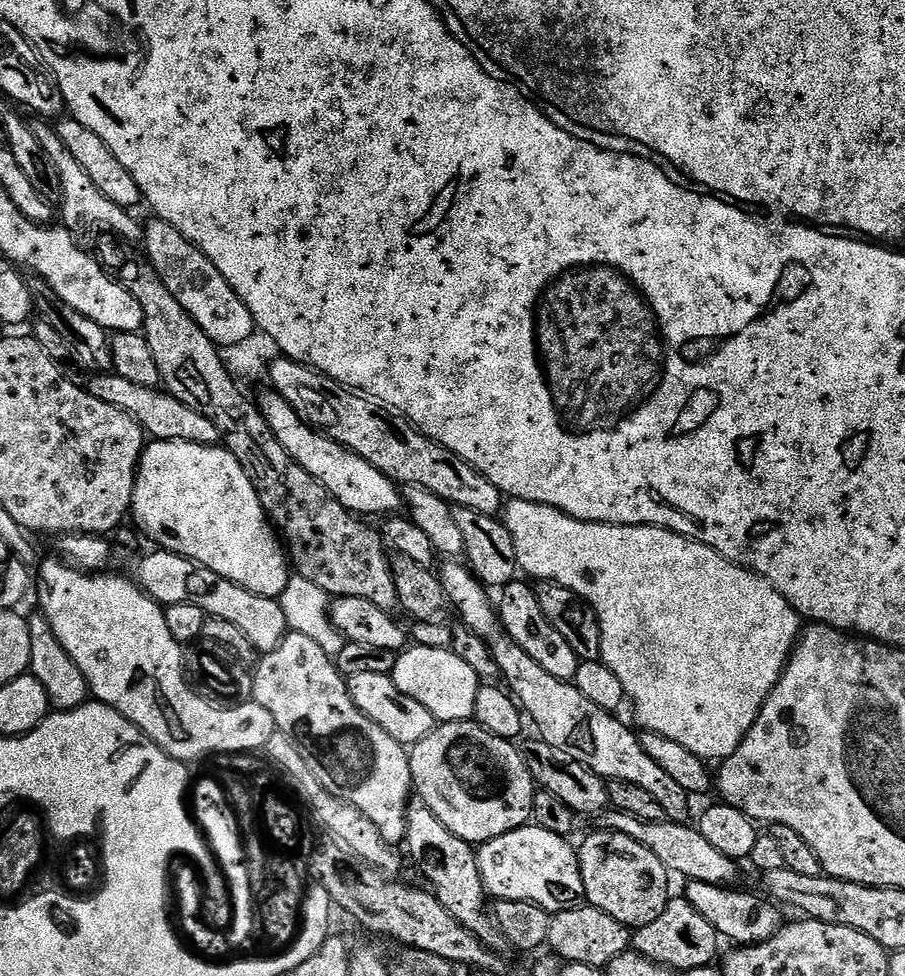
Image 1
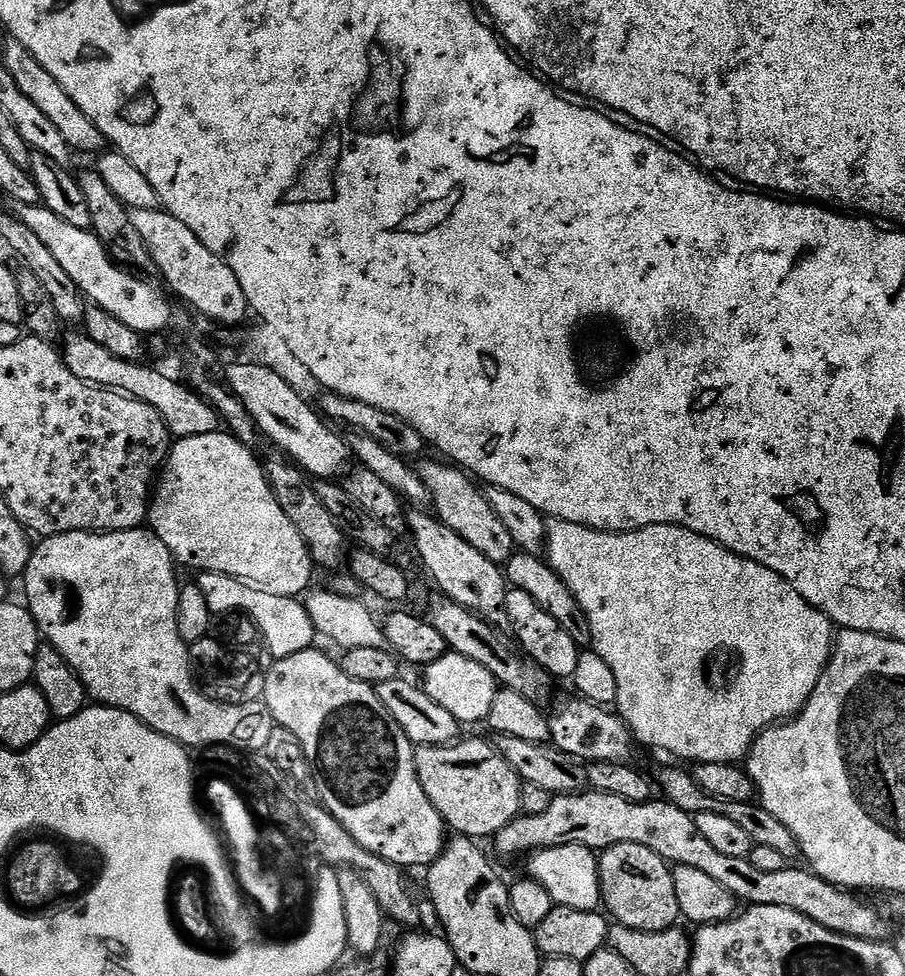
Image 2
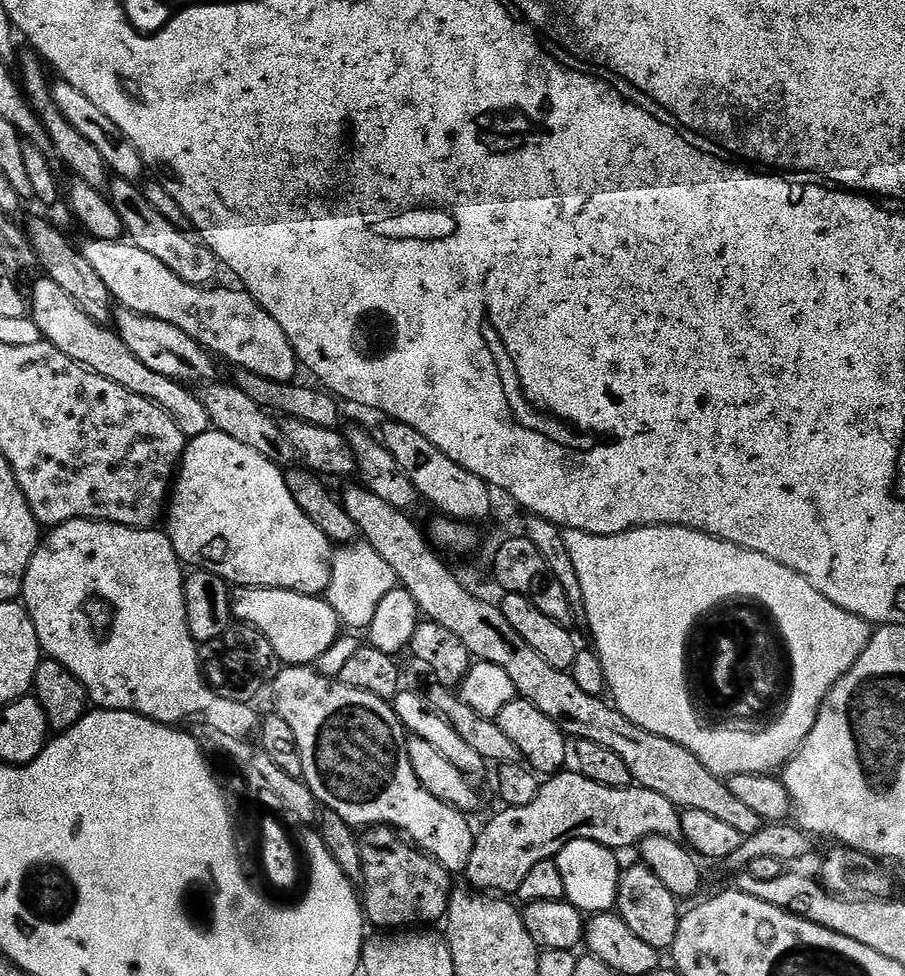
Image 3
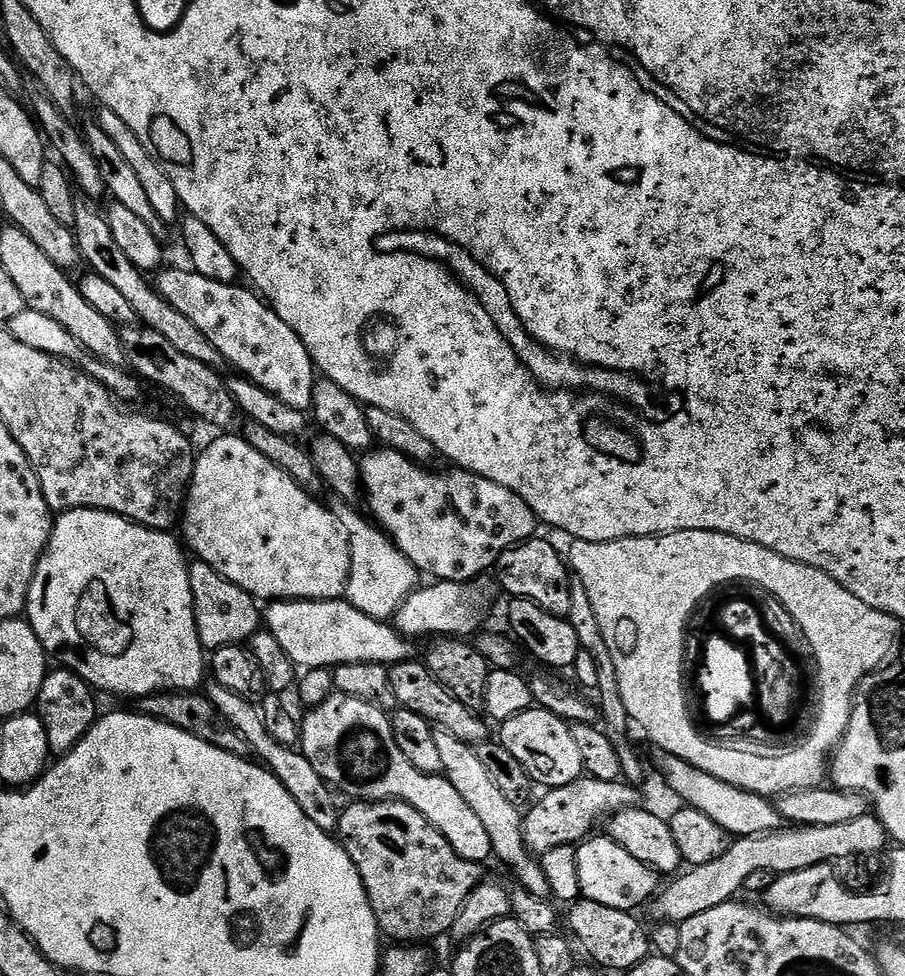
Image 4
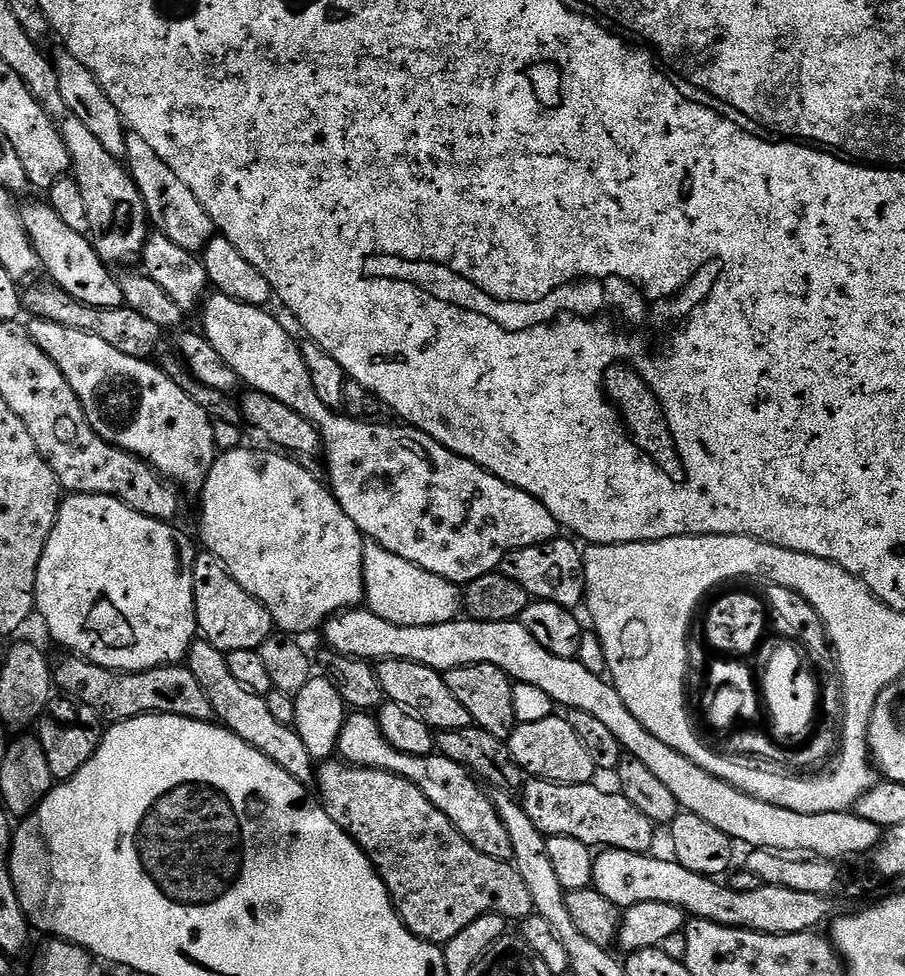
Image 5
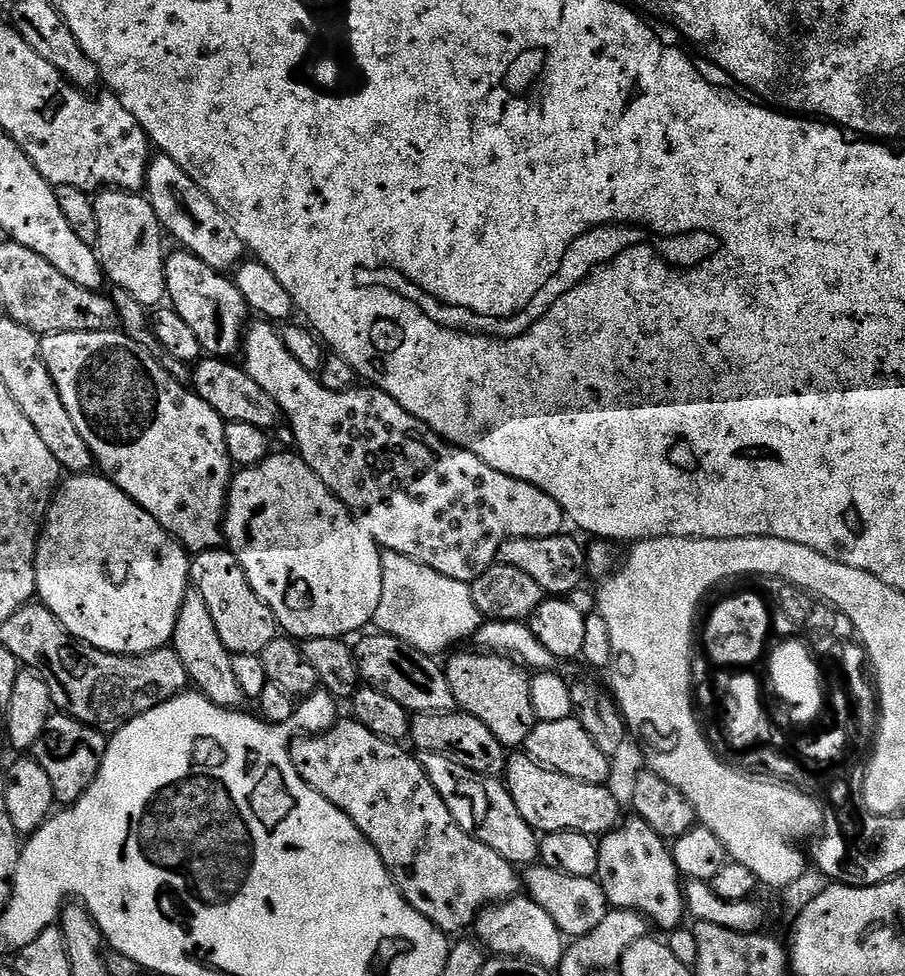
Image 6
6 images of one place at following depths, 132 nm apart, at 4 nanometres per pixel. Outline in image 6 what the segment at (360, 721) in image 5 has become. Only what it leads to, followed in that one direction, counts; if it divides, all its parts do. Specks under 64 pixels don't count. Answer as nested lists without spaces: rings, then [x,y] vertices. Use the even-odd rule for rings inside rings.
[[[420,752],[419,762],[426,770],[434,790],[446,802],[446,810],[478,842],[486,842],[490,850],[502,854],[506,862],[513,866],[531,866],[540,859],[540,841],[535,828],[532,828],[522,814],[518,814],[518,806],[514,806],[514,798],[507,787],[497,777],[483,776],[480,772],[470,770],[466,766],[458,766],[450,756],[437,752]]]

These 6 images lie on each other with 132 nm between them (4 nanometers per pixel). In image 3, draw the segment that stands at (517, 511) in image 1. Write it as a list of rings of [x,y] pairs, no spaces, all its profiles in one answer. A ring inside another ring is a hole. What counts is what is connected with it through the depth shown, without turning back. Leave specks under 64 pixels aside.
[[[663,524],[657,528],[632,528],[629,532],[613,536],[595,536],[573,528],[563,529],[563,533],[574,570],[578,570],[578,583],[582,585],[584,609],[588,615],[586,627],[592,631],[592,640],[596,643],[594,651],[608,679],[611,703],[626,714],[634,726],[642,726],[642,730],[650,730],[650,734],[678,742],[678,746],[690,750],[690,754],[694,754],[694,758],[698,758],[710,774],[721,778],[738,774],[767,776],[783,769],[802,746],[810,730],[814,730],[828,691],[846,675],[854,662],[858,662],[874,631],[867,620],[834,606],[826,594],[818,594],[818,590],[814,590],[802,574],[782,566],[782,562],[774,562],[774,558],[766,558],[766,554],[746,550],[693,528]],[[729,602],[755,602],[770,620],[772,615],[775,631],[782,640],[784,635],[790,676],[792,672],[792,689],[788,692],[784,713],[773,724],[757,732],[751,732],[748,726],[715,728],[712,724],[700,724],[700,716],[692,705],[690,676],[684,673],[684,651],[687,648],[689,651],[694,629],[709,613]]]

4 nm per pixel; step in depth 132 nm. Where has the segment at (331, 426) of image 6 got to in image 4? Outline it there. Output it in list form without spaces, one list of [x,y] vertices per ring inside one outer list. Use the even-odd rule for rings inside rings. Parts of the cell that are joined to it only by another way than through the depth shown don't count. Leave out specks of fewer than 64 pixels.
[[[187,267],[166,268],[155,277],[156,291],[170,302],[170,306],[174,306],[174,310],[186,314],[186,318],[190,318],[190,322],[194,322],[194,326],[198,326],[198,330],[218,346],[225,361],[233,364],[239,375],[253,380],[262,386],[262,390],[270,390],[274,398],[282,398],[282,402],[286,402],[286,406],[294,406],[294,410],[308,412],[311,409],[312,391],[318,381],[312,359],[298,334],[278,318],[275,310],[251,287],[214,282]],[[380,446],[360,460],[362,496],[365,501],[368,499],[367,511],[371,519],[387,532],[396,548],[406,554],[421,574],[433,576],[430,578],[436,582],[466,583],[495,569],[500,555],[515,544],[533,539],[537,535],[538,521],[524,499],[506,490],[506,486],[498,486],[498,482],[490,482],[490,478],[465,472],[462,468],[452,466],[449,469],[449,472],[431,472],[431,467],[416,464],[406,458],[406,454]]]

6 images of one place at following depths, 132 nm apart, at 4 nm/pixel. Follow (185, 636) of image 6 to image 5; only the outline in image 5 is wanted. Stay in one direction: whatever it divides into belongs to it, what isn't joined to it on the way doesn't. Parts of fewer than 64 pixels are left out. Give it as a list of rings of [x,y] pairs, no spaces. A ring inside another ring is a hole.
[[[197,638],[192,642],[192,649],[188,651],[186,667],[190,674],[202,686],[202,691],[206,693],[206,698],[210,698],[212,715],[223,727],[228,728],[242,742],[254,746],[270,762],[278,762],[286,774],[290,774],[299,784],[311,785],[314,780],[314,759],[312,758],[302,738],[296,733],[293,725],[278,722],[277,718],[270,712],[269,701],[258,694],[250,694],[246,686],[241,686],[230,674],[230,666],[226,666],[225,653],[219,652],[214,646],[210,646],[202,638]]]

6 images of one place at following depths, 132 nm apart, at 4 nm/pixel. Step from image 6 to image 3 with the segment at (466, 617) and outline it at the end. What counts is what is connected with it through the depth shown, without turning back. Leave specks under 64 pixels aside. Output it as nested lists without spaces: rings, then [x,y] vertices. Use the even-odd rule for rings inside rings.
[[[353,542],[333,551],[332,577],[328,583],[326,599],[329,608],[335,610],[345,629],[366,630],[370,627],[382,598],[397,587],[398,581],[394,570],[390,570],[388,563],[378,555],[378,550],[374,550],[370,545]]]

